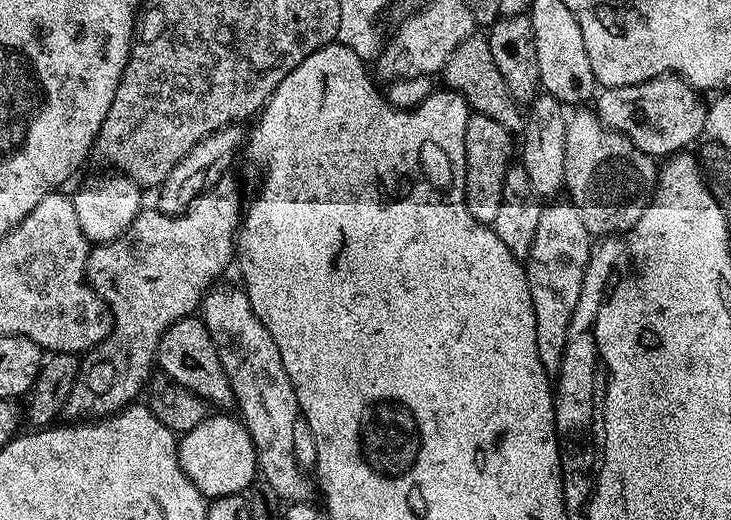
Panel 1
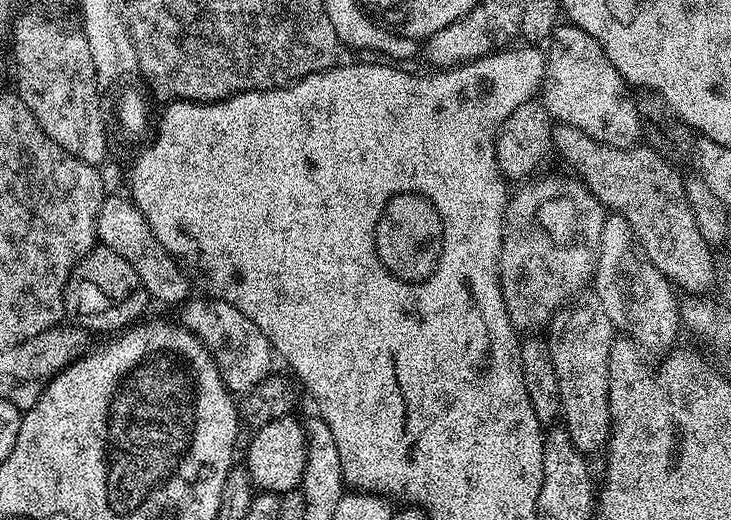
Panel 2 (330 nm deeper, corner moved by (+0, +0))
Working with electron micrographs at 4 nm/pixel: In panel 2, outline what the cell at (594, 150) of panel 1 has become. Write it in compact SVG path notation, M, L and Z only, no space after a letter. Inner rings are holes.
M608 214L604 217L602 226L602 242L600 252L596 256L596 271L594 273L594 285L596 284L595 299L600 301L602 310L606 310L606 318L610 318L613 329L620 328L625 337L631 338L643 351L648 351L652 356L664 358L673 351L672 343L676 335L682 332L682 321L678 311L677 293L674 291L672 281L667 280L653 264L649 264L642 255L636 236L632 232L630 222L624 216Z

